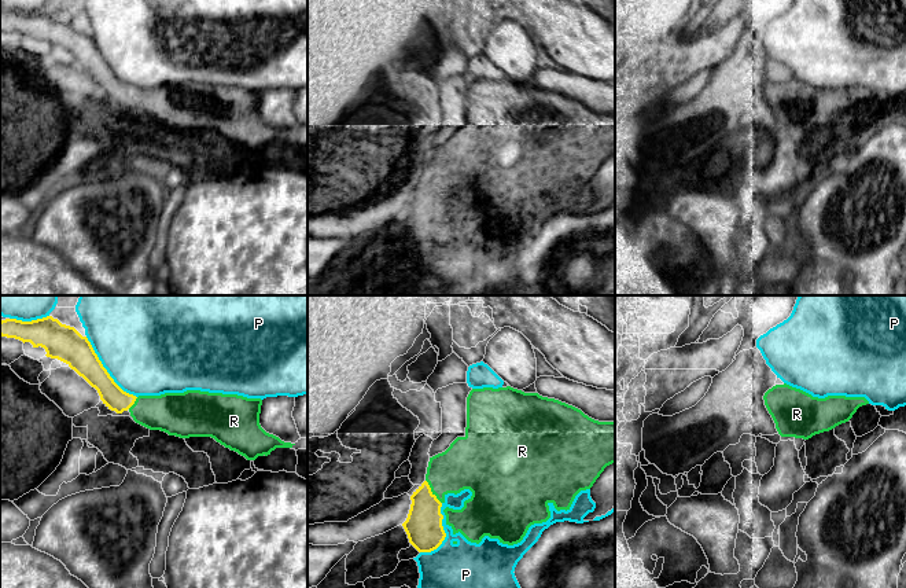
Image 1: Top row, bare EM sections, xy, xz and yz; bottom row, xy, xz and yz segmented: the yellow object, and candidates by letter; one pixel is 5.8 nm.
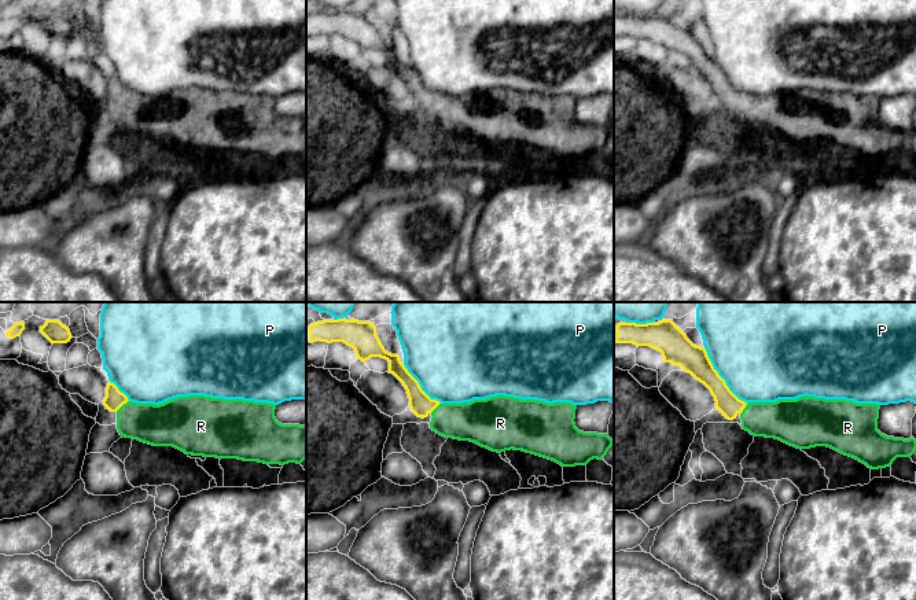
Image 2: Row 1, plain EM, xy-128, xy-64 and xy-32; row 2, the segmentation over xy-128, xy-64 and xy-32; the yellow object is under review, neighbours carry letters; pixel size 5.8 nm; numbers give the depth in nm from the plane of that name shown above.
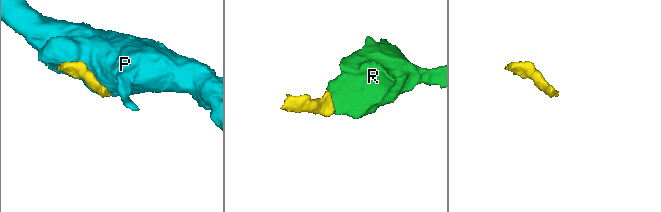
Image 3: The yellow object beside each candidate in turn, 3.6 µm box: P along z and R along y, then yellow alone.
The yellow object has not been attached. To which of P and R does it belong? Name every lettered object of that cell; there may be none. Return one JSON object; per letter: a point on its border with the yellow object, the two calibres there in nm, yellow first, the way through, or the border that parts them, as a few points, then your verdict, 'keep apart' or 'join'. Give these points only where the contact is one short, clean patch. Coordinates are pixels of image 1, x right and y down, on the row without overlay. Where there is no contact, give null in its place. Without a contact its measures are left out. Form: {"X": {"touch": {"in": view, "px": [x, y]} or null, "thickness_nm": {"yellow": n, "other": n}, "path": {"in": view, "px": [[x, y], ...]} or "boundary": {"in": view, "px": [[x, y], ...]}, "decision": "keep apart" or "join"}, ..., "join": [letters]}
{"P": {"touch": {"in": "xy", "px": [106, 62]}, "thickness_nm": {"yellow": 190, "other": 500}, "decision": "keep apart"}, "R": {"touch": {"in": "xz", "px": [431, 184]}, "thickness_nm": {"yellow": 220, "other": 280}, "path": {"in": "xz", "px": [[423, 217], [426, 194], [431, 184], [453, 162], [464, 157]]}, "decision": "join"}, "join": ["R"]}

